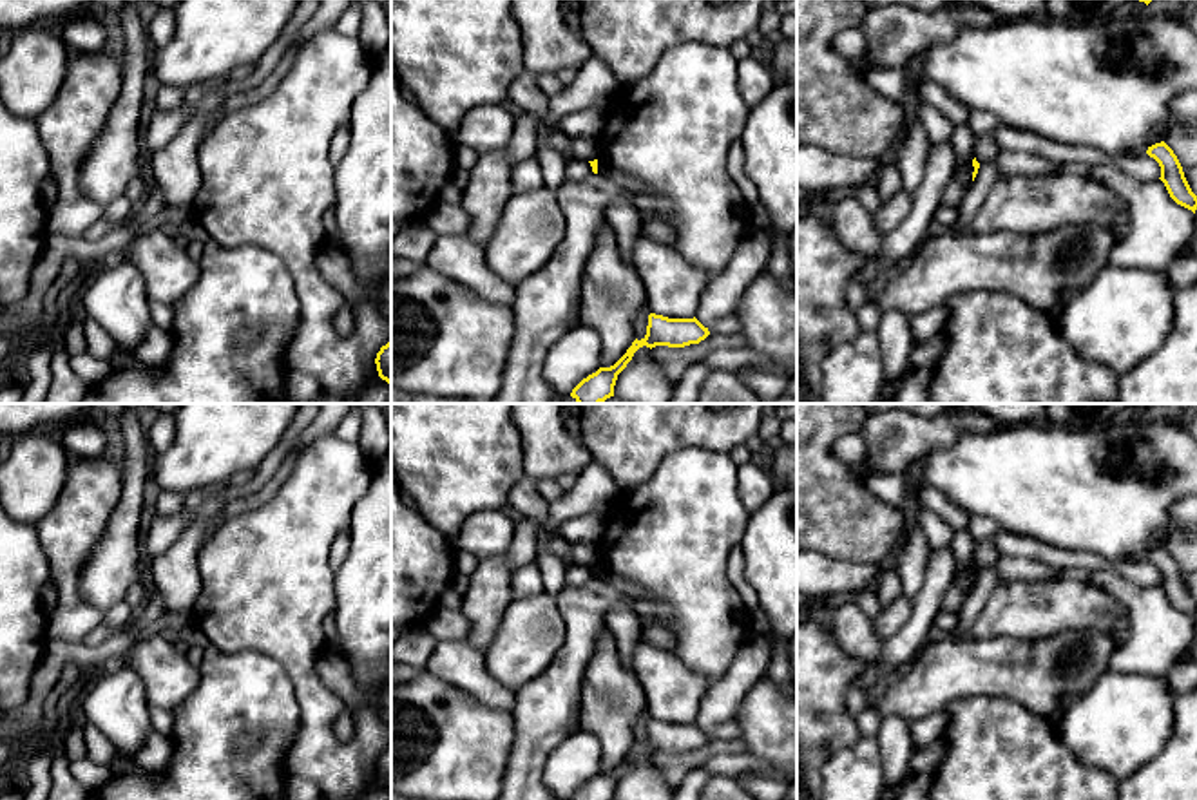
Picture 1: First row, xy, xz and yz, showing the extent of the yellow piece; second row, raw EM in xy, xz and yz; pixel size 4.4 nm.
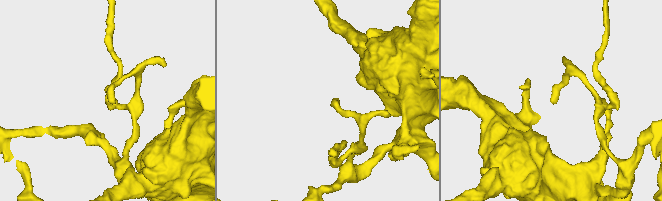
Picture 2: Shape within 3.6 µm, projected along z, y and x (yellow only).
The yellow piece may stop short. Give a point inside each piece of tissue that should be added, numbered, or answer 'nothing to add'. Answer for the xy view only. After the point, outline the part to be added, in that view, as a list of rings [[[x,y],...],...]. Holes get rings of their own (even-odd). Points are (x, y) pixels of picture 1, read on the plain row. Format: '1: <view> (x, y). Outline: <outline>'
nothing to add

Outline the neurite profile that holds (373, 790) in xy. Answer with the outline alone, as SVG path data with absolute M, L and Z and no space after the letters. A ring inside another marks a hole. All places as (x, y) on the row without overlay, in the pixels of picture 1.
M373 767L368 778L366 791L357 798L348 800L391 800L391 791L378 782L377 769Z

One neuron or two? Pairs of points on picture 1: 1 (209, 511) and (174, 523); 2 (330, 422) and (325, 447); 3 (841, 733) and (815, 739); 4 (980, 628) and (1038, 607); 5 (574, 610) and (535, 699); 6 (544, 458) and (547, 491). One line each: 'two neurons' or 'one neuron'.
1: one neuron
2: two neurons
3: one neuron
4: one neuron
5: one neuron
6: two neurons

